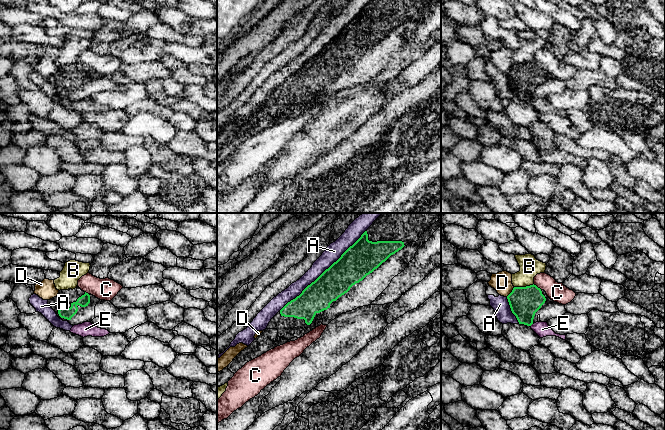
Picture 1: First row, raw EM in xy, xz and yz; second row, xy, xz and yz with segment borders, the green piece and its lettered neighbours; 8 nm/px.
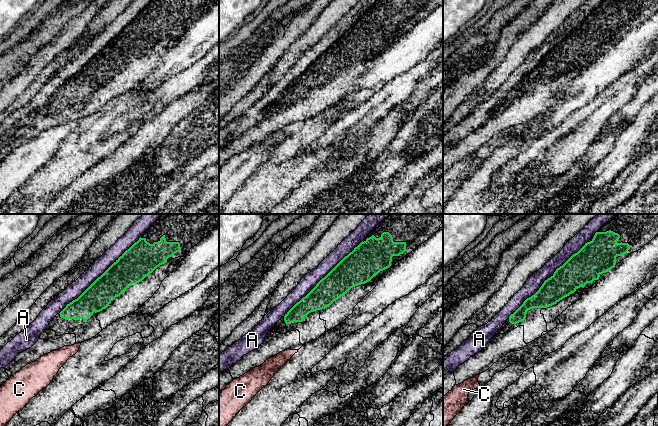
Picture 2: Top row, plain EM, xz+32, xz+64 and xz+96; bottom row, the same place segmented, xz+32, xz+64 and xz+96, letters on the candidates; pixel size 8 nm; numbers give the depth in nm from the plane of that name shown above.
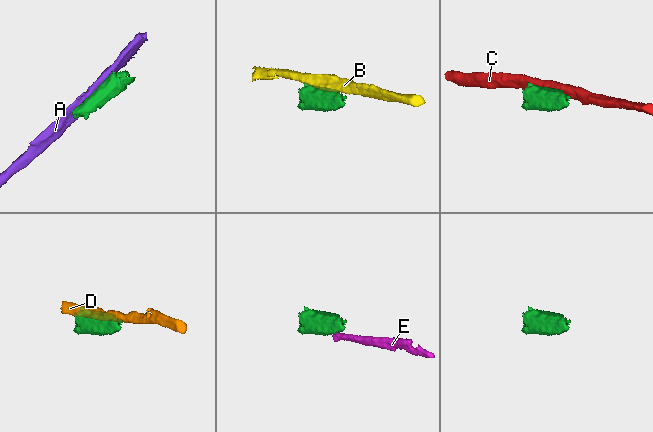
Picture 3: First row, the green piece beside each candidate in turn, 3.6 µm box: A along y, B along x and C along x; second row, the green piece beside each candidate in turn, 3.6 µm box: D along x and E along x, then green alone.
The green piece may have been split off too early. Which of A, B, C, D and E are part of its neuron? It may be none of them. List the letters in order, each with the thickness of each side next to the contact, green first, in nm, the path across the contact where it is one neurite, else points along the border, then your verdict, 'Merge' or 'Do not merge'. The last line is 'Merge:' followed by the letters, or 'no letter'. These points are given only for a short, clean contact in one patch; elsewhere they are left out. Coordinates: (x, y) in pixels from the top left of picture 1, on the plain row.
A: Thickness 260 nm (green) against 130 nm. Do not merge
B: Thickness 240 nm (green) against 160 nm. Do not merge
C: Thickness 240 nm (green) against 150 nm. Do not merge
D: Thickness 240 nm (green) against 160 nm. Do not merge
E: Thickness 240 nm (green) against 120 nm. Boundary: yz (532, 99), (530, 102). Do not merge
Merge: no letter

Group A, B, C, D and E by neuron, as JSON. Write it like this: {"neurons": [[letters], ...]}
{"neurons": [["A"], ["B"], ["C"], ["D"], ["E"]]}

